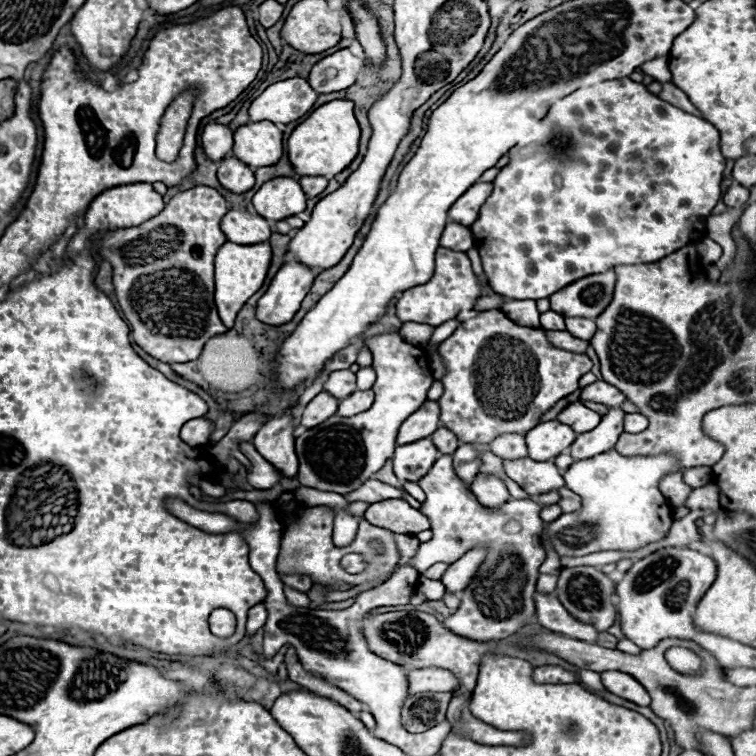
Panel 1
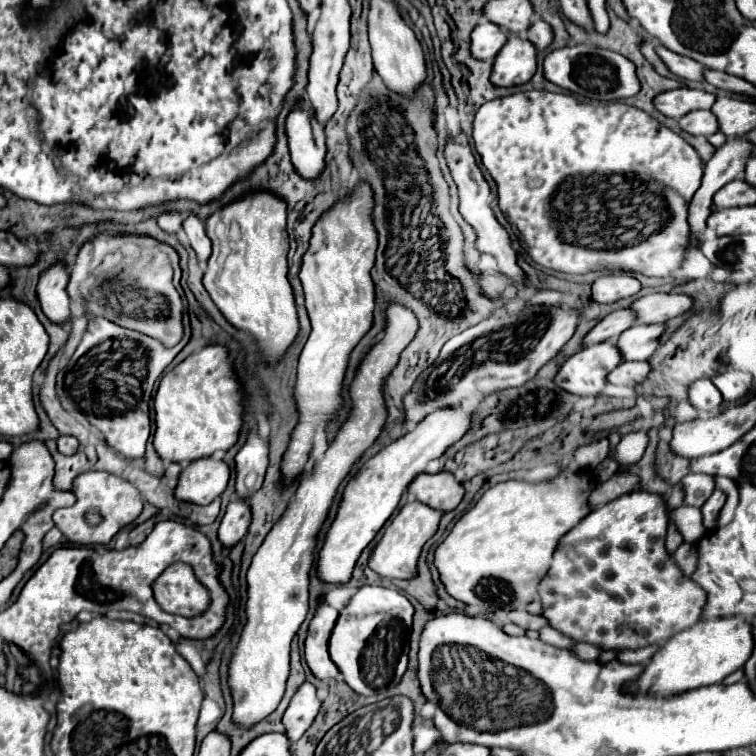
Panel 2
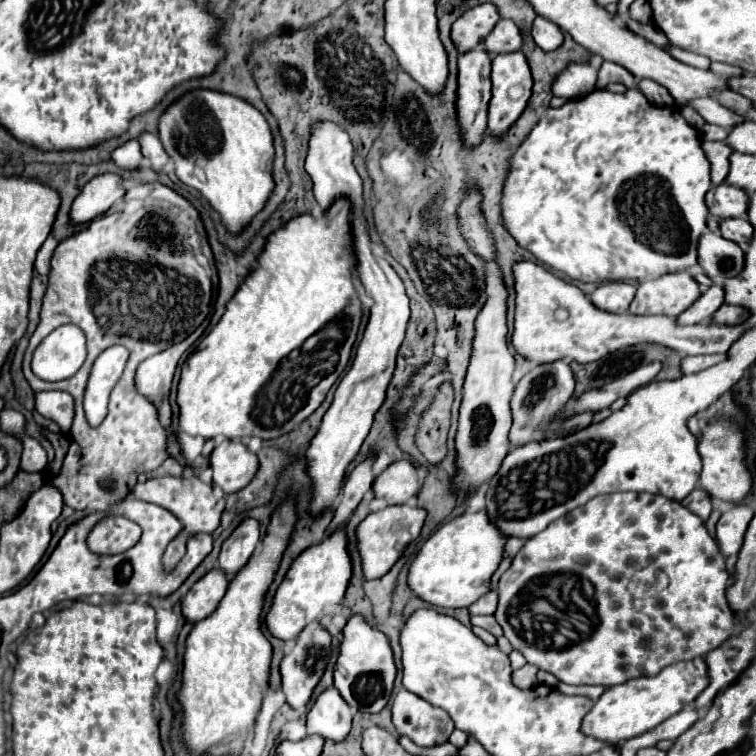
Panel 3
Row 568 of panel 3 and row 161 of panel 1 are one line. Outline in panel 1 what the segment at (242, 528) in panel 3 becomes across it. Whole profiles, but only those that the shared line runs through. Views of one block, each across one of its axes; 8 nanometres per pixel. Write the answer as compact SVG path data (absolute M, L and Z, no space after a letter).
M230 156L220 162L218 180L226 190L234 194L242 194L254 186L254 172L246 164L242 164L238 158Z

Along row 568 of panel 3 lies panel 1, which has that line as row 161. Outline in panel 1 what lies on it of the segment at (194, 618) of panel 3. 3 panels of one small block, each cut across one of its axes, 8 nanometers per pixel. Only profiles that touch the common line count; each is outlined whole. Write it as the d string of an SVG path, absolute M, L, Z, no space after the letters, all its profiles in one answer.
M212 124L212 126L206 126L204 132L202 132L202 148L206 152L206 156L214 162L220 162L224 160L230 150L232 150L232 130L228 126L220 126L220 124Z

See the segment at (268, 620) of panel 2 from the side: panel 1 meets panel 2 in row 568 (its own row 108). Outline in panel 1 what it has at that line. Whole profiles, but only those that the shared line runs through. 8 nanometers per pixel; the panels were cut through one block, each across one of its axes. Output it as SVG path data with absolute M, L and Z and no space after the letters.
M288 78L268 86L248 108L250 122L270 120L274 124L288 124L302 118L316 102L318 94L310 88L306 78Z

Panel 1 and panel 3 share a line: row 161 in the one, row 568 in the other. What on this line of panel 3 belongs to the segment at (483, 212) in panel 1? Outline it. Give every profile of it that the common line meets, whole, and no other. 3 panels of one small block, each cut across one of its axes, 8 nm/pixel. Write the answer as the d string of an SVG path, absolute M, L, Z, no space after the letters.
M648 492L602 494L584 504L582 508L576 508L574 512L568 512L566 516L558 518L558 522L550 524L546 530L542 530L524 544L524 548L514 556L512 566L502 574L498 582L498 612L494 616L504 630L504 636L510 640L514 650L520 650L526 656L528 664L552 672L556 678L560 678L560 682L566 684L614 686L630 678L648 674L654 676L662 668L678 660L692 660L696 656L710 652L710 648L718 648L718 644L722 644L722 640L730 636L736 618L726 600L726 584L728 584L728 572L724 568L724 558L718 550L716 540L708 534L704 520L692 514L680 502Z

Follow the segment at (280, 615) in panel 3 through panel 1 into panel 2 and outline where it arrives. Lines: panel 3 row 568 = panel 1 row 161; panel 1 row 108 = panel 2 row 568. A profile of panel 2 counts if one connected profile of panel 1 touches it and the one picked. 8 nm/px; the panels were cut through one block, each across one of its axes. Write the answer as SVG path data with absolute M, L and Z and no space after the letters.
M446 408L428 414L416 428L398 438L396 442L382 448L376 456L372 456L346 484L342 492L342 500L336 512L334 522L330 524L322 548L318 552L316 574L322 582L328 584L346 584L352 578L352 570L362 550L372 542L384 522L392 516L394 508L400 502L402 492L410 486L410 482L424 472L428 460L434 460L446 452L456 440L460 440L470 428L472 412Z

